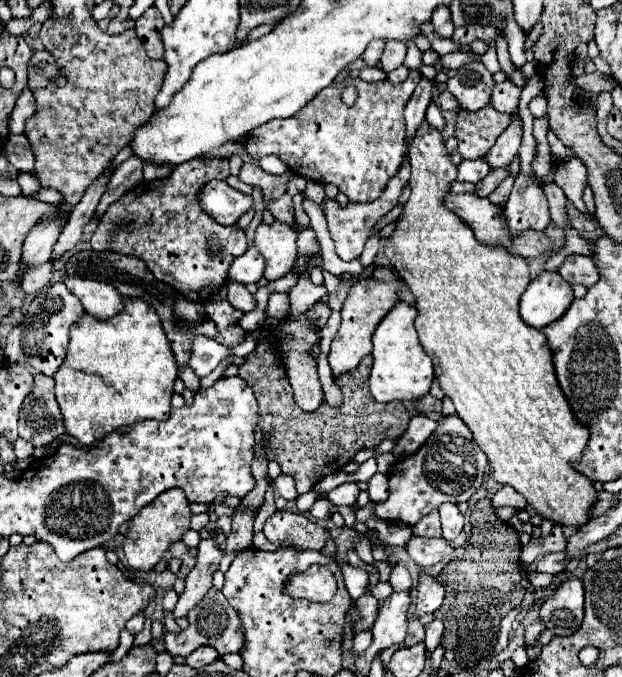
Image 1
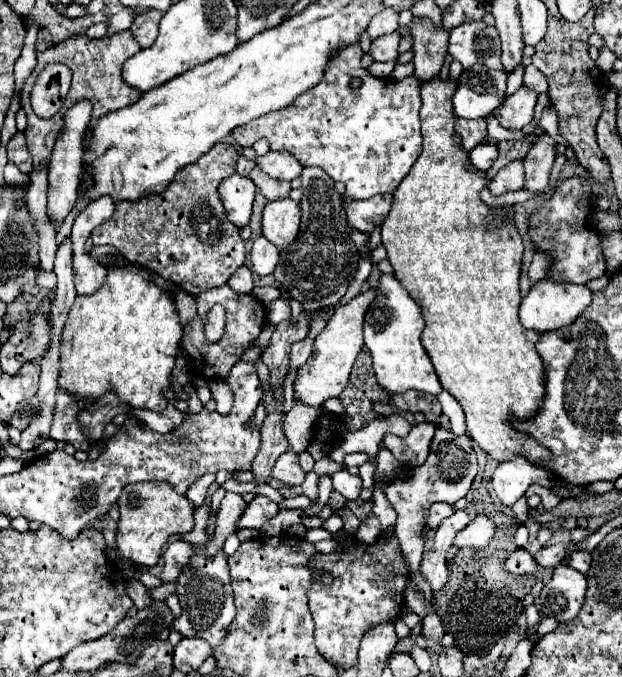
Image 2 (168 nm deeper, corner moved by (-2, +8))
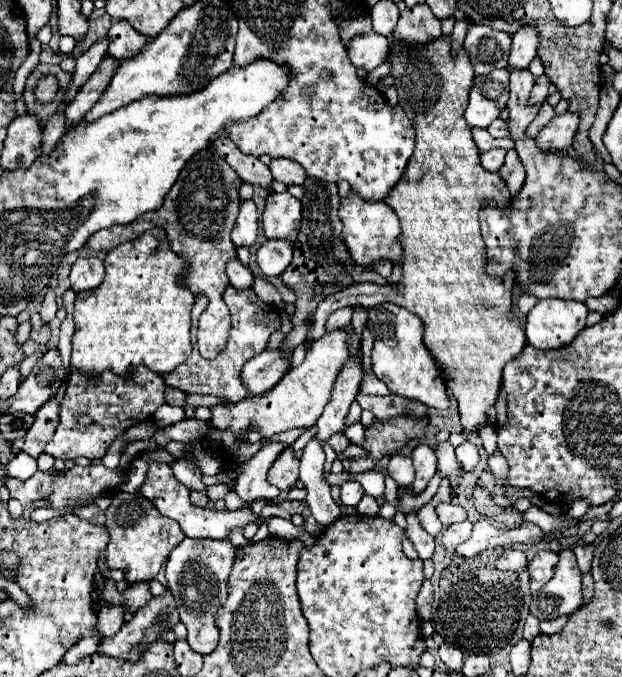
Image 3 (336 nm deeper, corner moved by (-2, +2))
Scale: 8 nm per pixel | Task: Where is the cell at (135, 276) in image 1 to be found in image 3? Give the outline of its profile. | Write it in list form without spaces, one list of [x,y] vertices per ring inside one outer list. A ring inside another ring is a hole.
[[[166,388],[164,396],[166,396],[166,404],[170,404],[170,406],[180,406],[180,408],[186,406],[186,394],[182,390]]]

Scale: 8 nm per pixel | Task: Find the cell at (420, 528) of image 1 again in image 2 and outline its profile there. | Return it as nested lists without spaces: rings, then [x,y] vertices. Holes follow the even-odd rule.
[[[436,502],[436,504],[430,508],[430,514],[428,514],[426,526],[428,526],[430,530],[436,530],[436,528],[438,528],[438,524],[440,524],[446,516],[450,516],[450,514],[452,514],[452,510],[454,510],[454,506],[444,504],[444,502]]]

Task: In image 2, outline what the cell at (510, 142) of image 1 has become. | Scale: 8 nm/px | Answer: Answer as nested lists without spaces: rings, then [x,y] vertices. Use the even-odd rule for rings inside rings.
[[[524,86],[508,96],[500,108],[496,108],[496,118],[498,122],[508,128],[508,130],[522,130],[534,116],[534,106],[536,106],[536,92],[526,90]]]

